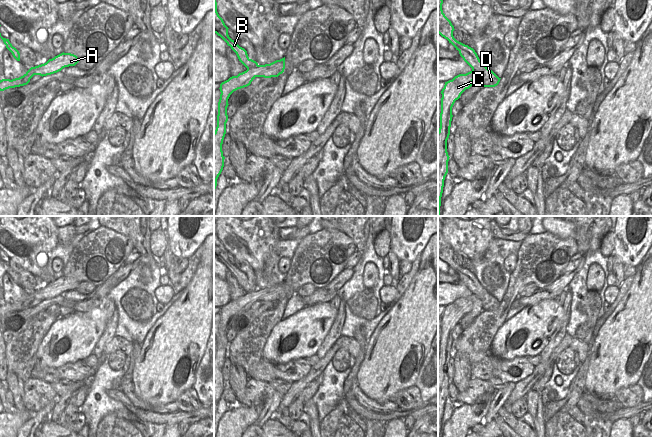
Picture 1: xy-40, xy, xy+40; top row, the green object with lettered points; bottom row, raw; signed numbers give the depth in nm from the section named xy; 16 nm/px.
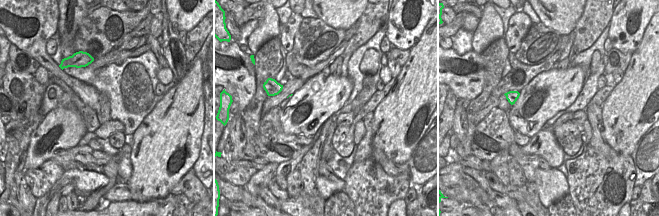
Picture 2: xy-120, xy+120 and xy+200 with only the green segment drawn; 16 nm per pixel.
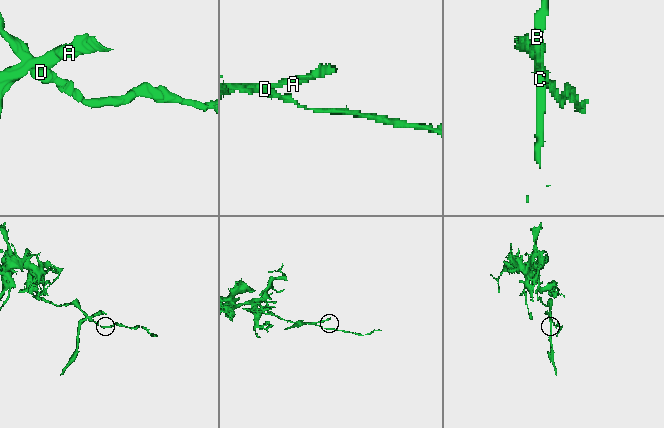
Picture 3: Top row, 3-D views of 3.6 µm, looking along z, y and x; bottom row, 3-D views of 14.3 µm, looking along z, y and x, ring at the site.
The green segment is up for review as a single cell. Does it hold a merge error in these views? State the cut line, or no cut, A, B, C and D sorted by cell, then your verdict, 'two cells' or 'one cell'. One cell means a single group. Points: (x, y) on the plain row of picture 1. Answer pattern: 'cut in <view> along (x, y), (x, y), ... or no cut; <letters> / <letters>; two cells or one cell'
cut in xy along (260, 289), (247, 293); A C / B D; two cells

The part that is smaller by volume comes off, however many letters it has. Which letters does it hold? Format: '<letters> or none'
A, C

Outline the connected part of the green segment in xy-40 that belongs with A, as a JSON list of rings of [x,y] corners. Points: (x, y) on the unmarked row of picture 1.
[[[61,277],[46,287],[31,291],[23,300],[15,303],[0,304],[0,315],[27,309],[34,299],[51,299],[61,295],[65,291],[75,290],[80,285],[76,279],[71,277]]]

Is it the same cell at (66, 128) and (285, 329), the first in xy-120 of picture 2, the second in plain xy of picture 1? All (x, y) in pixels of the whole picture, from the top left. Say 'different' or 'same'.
same

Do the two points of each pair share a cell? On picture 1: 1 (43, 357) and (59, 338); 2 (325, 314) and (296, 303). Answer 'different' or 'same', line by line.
1: same
2: different

